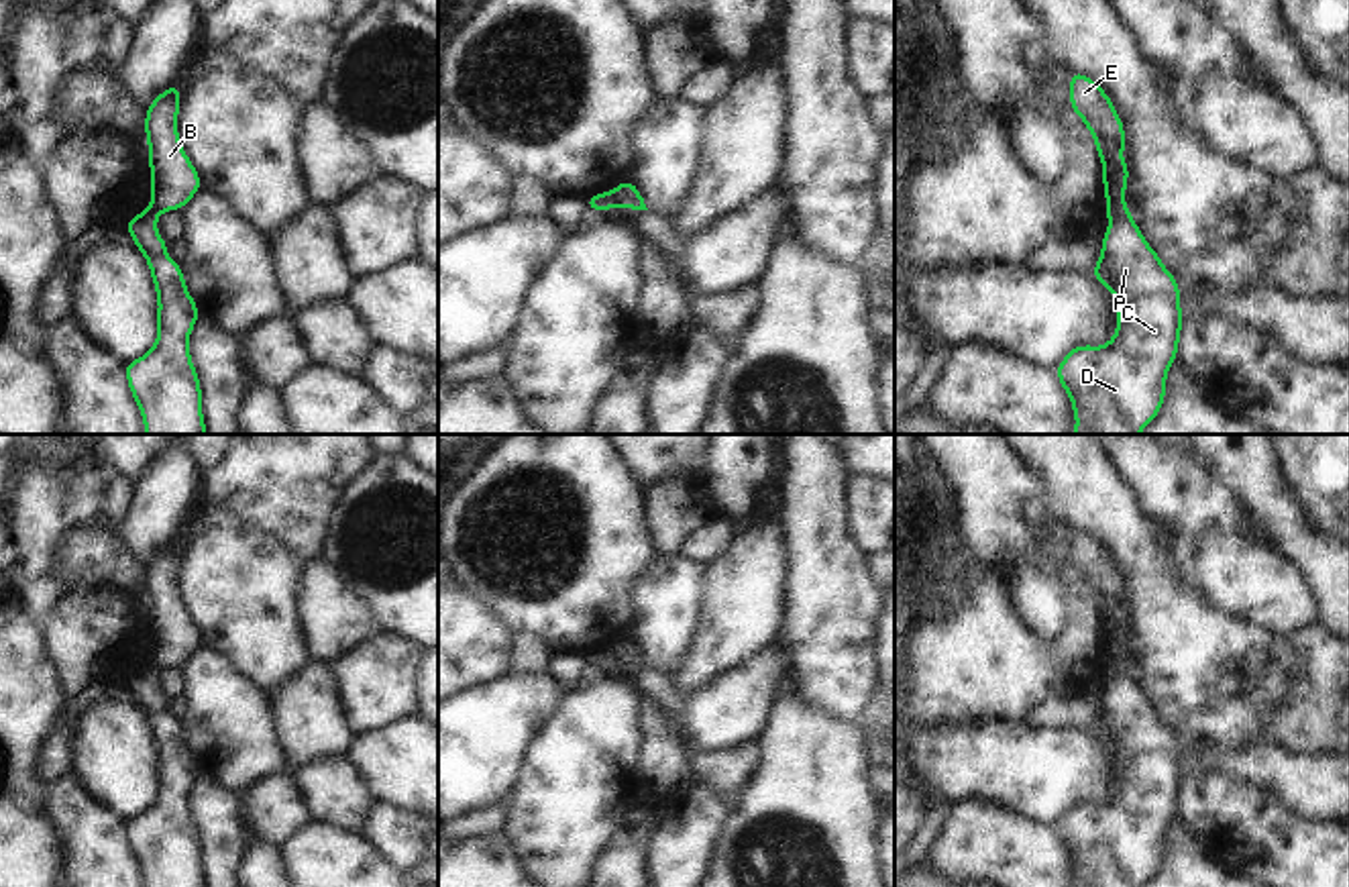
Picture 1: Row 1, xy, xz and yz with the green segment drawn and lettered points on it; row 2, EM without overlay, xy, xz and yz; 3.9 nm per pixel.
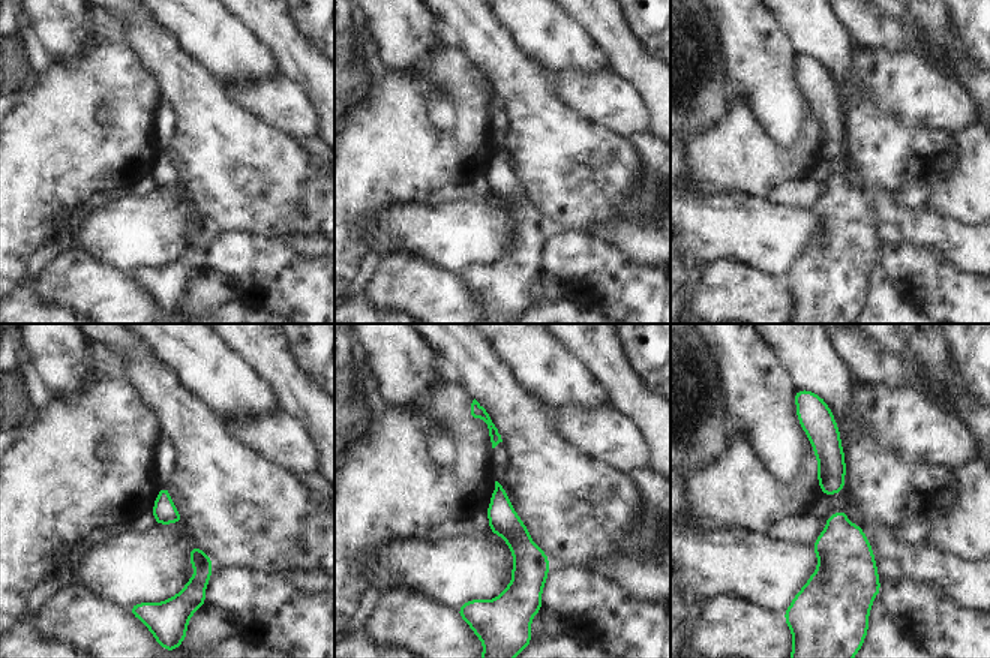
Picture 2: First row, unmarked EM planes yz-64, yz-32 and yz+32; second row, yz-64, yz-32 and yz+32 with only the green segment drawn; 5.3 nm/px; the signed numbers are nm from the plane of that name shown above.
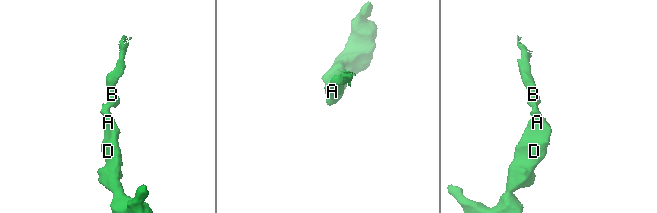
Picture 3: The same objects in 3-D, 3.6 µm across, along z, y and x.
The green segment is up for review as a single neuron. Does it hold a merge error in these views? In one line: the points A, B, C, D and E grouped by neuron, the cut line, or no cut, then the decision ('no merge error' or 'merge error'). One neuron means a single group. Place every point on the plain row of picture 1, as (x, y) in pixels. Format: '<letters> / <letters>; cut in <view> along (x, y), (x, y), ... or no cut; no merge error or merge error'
A C D / B E; cut in yz along (1123, 659), (1107, 665); merge error

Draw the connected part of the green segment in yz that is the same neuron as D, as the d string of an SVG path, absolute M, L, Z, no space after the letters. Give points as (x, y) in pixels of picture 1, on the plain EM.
M1127 663L1107 665L1107 675L1109 687L1100 695L1102 712L1092 732L1117 754L1117 787L1104 803L1070 805L1056 832L1072 856L1074 887L1143 887L1164 863L1166 834L1178 814L1182 752L1178 736L1147 701Z

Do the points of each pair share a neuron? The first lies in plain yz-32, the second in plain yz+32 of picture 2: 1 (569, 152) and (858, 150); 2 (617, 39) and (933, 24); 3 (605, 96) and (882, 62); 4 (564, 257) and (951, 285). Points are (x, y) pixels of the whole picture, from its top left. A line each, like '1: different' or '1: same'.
1: same
2: same
3: same
4: same

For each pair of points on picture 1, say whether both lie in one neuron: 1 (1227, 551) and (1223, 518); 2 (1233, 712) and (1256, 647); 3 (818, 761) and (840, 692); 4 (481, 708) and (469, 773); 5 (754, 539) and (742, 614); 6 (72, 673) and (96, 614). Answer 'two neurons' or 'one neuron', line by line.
1: two neurons
2: one neuron
3: two neurons
4: one neuron
5: one neuron
6: one neuron

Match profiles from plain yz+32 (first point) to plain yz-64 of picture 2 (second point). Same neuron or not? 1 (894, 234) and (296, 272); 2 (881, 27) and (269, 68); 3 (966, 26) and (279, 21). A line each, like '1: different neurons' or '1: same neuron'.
1: different neurons
2: same neuron
3: different neurons

